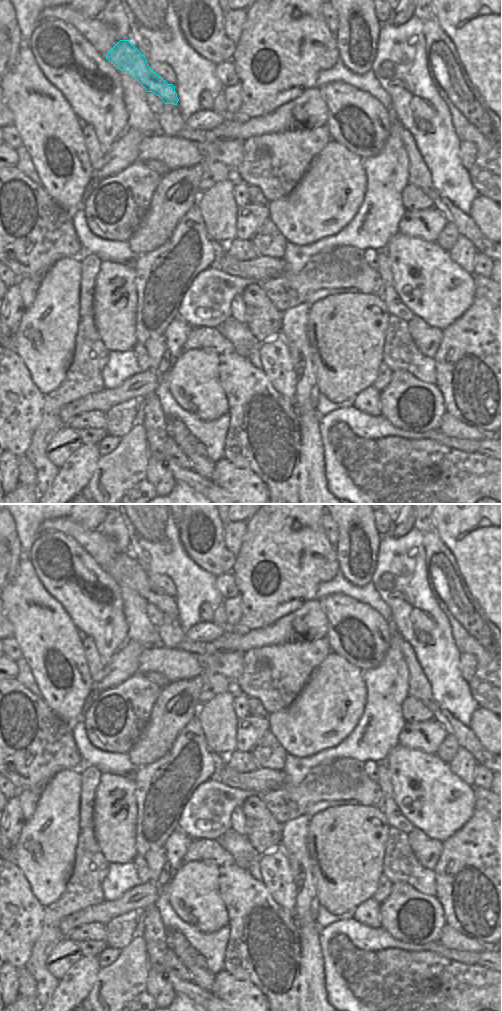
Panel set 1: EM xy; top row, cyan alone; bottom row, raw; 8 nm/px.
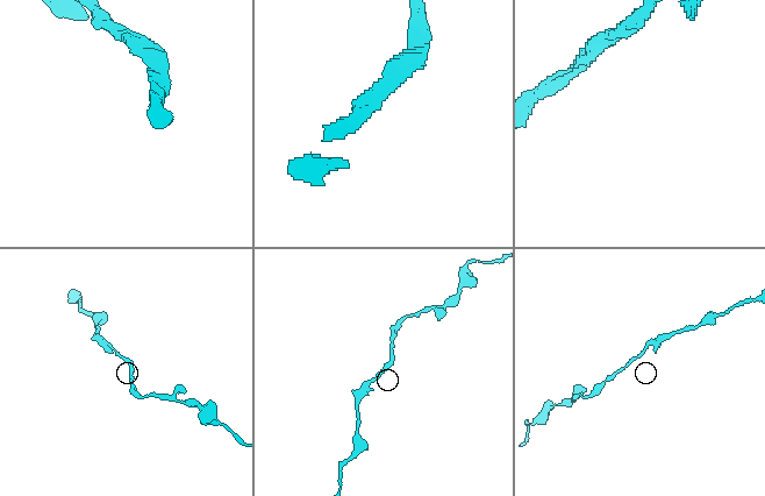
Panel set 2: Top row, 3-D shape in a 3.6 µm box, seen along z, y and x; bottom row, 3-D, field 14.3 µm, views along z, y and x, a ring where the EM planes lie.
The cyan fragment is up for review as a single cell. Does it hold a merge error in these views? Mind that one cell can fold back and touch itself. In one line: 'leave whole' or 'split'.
leave whole

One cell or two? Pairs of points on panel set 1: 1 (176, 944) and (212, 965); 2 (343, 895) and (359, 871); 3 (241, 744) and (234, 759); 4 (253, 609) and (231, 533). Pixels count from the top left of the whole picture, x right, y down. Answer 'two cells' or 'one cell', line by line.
1: two cells
2: one cell
3: two cells
4: two cells

